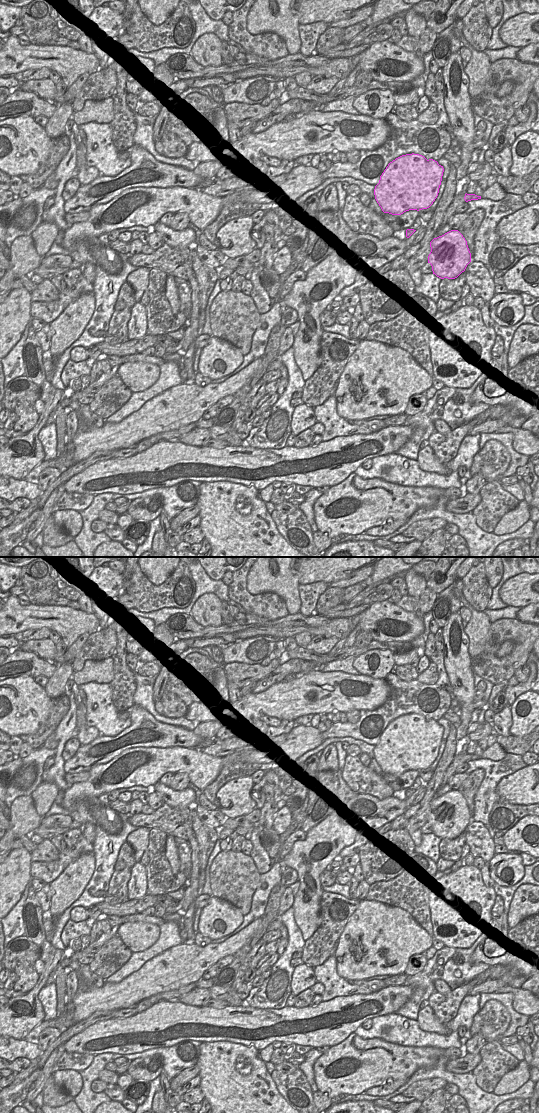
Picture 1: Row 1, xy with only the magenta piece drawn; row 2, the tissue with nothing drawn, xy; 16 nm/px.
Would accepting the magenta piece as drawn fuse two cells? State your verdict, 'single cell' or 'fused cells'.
single cell

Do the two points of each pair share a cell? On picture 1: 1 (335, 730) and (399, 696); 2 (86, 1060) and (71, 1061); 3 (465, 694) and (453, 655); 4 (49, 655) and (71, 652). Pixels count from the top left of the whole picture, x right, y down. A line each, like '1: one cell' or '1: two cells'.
1: one cell
2: one cell
3: one cell
4: one cell

